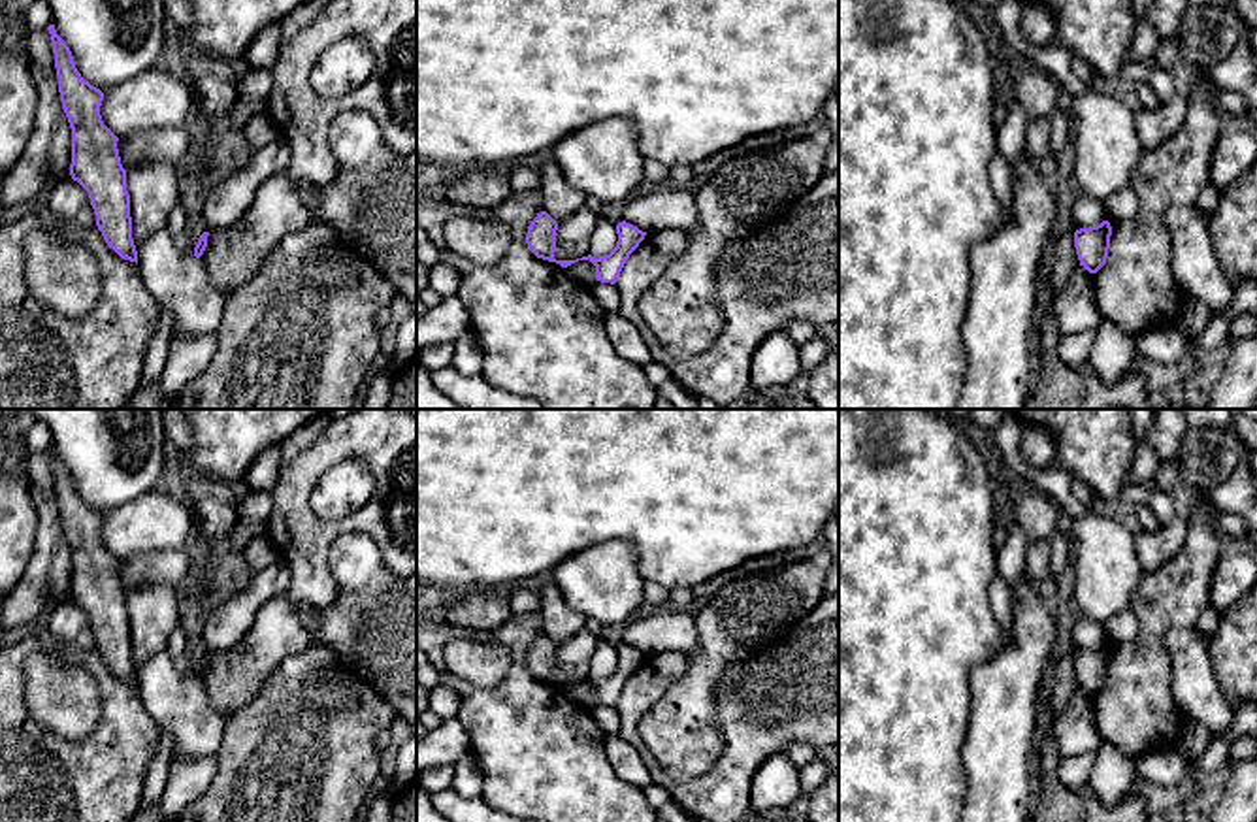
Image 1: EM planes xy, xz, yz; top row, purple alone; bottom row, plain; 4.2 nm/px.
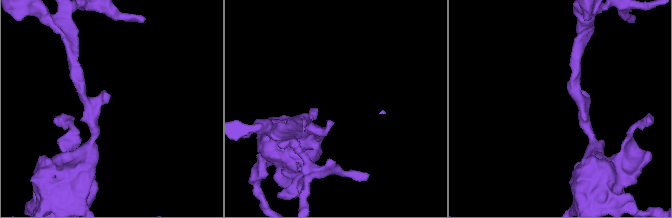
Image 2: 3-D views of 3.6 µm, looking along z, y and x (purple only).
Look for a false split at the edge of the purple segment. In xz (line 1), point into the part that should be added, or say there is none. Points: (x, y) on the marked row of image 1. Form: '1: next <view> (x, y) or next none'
1: next none

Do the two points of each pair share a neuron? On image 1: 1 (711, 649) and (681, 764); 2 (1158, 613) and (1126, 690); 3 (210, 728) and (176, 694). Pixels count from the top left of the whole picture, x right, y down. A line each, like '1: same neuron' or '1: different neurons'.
1: same neuron
2: same neuron
3: same neuron

